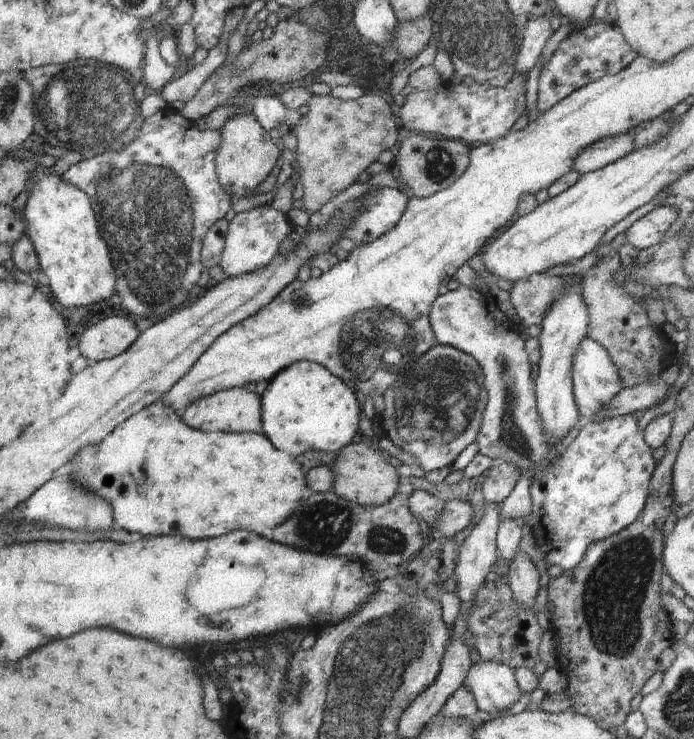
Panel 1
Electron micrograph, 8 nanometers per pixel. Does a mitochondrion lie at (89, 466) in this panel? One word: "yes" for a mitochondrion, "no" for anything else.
yes

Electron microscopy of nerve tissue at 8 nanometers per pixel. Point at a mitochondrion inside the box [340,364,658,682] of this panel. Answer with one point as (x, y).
(612, 594)

